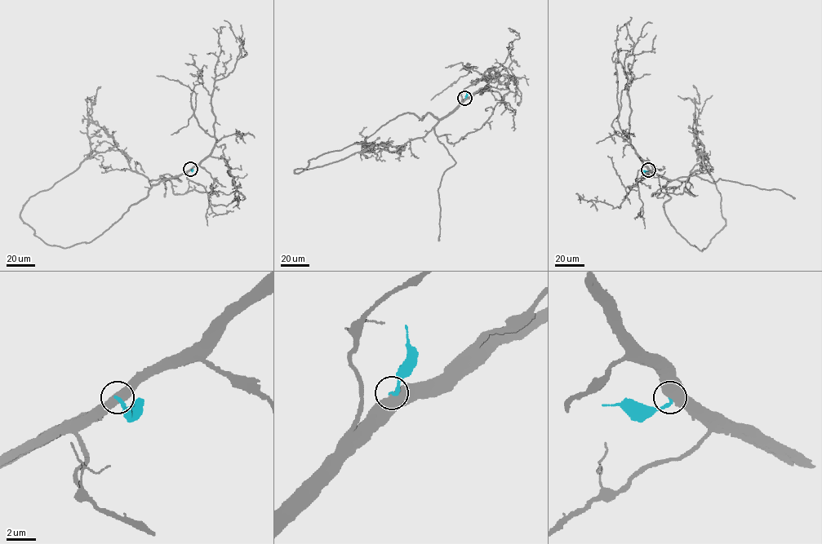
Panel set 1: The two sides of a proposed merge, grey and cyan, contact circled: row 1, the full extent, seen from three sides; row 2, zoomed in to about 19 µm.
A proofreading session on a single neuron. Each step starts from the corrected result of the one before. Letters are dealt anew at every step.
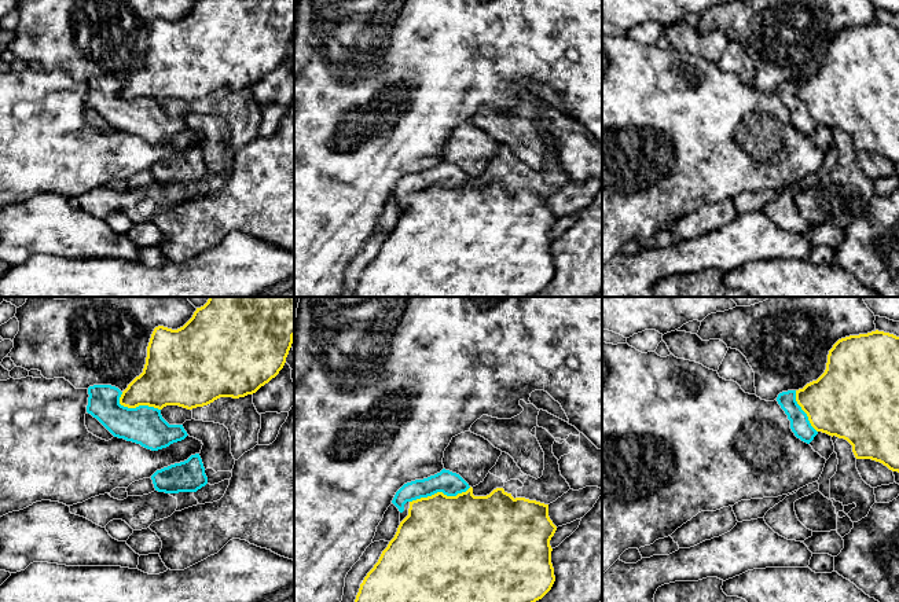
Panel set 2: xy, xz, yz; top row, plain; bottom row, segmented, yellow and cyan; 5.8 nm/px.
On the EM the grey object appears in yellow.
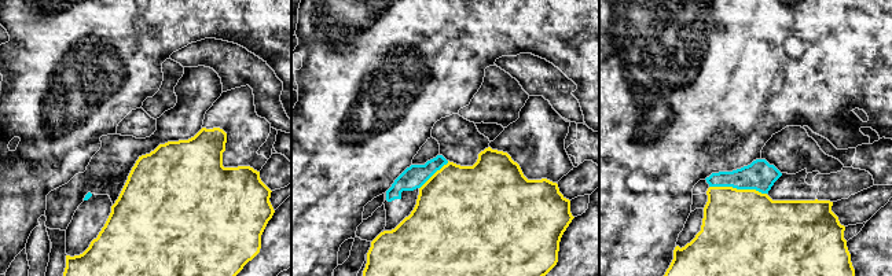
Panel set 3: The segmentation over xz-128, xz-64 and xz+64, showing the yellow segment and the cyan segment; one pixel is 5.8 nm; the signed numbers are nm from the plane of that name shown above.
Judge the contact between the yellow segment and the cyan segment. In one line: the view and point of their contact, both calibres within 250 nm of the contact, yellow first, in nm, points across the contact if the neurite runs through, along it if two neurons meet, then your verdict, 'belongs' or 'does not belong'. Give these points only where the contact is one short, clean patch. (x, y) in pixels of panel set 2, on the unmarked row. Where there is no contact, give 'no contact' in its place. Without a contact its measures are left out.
contact xz (440, 184); calibres 460 and 140 nm; border xz (470, 179), (455, 187), (435, 184), (410, 194); does not belong

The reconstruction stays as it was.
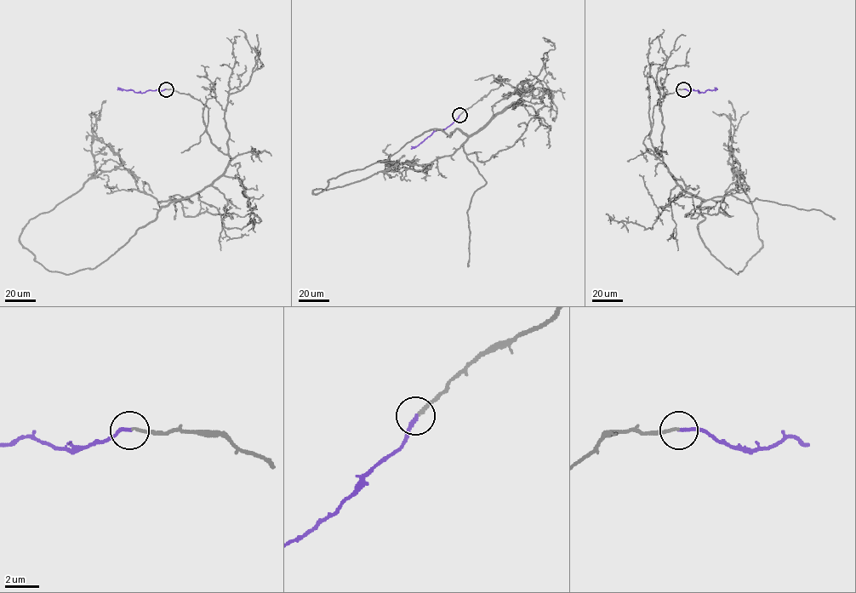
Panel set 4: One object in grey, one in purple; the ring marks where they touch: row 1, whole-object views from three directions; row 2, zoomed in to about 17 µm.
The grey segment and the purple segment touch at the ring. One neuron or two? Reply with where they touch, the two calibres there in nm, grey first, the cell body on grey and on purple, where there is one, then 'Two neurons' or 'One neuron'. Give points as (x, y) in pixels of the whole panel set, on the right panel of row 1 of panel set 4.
Place: (683, 89). Thickness 160 nm (grey) against 190 nm. Soma of grey: none. Soma of purple: none. One neuron

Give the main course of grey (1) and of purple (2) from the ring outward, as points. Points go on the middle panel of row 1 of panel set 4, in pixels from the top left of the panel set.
1: (459, 115), (502, 82), (523, 94), (428, 169), (417, 171), (413, 161), (341, 187), (318, 188)
2: (459, 115), (445, 128), (435, 130), (411, 149)

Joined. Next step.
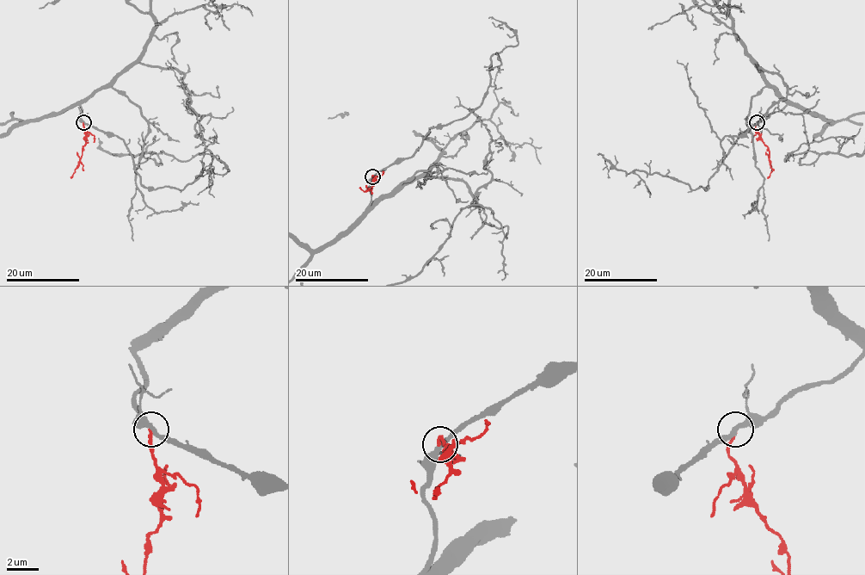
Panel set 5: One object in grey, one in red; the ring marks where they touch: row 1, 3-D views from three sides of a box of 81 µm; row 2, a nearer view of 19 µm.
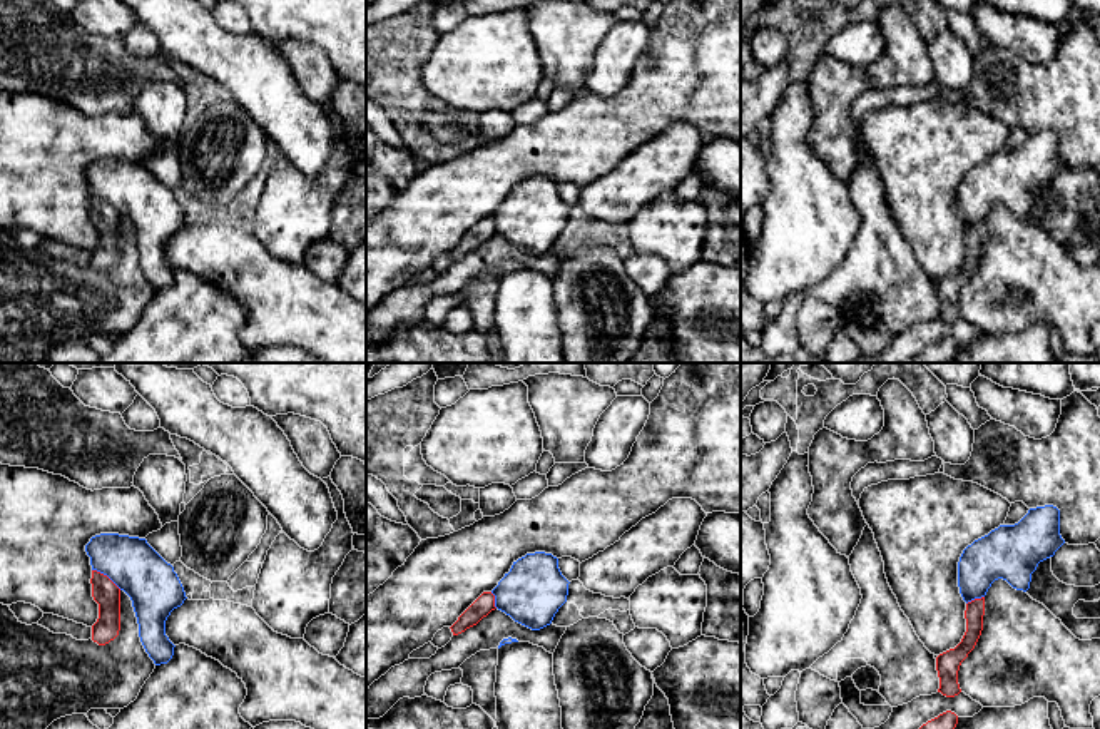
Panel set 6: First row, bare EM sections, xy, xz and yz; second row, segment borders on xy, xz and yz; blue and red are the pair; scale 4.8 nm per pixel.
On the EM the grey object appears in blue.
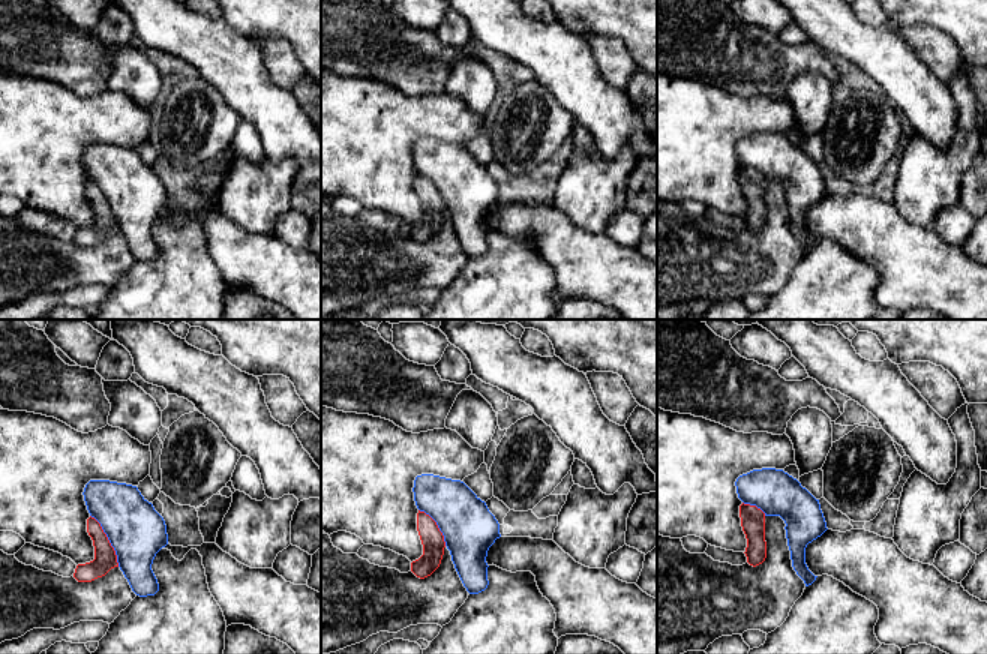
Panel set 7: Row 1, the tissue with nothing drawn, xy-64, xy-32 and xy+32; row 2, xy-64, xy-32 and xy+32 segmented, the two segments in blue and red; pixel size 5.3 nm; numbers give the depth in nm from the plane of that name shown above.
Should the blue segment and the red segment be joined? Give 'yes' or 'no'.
no

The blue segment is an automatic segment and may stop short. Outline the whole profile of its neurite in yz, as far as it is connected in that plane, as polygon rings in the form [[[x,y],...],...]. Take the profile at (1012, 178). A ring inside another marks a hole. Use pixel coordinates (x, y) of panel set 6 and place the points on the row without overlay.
[[[1053,130],[1030,134],[1015,150],[1000,150],[968,171],[958,187],[958,212],[968,229],[986,221],[998,204],[1026,217],[1038,189],[1065,169],[1060,135]]]

